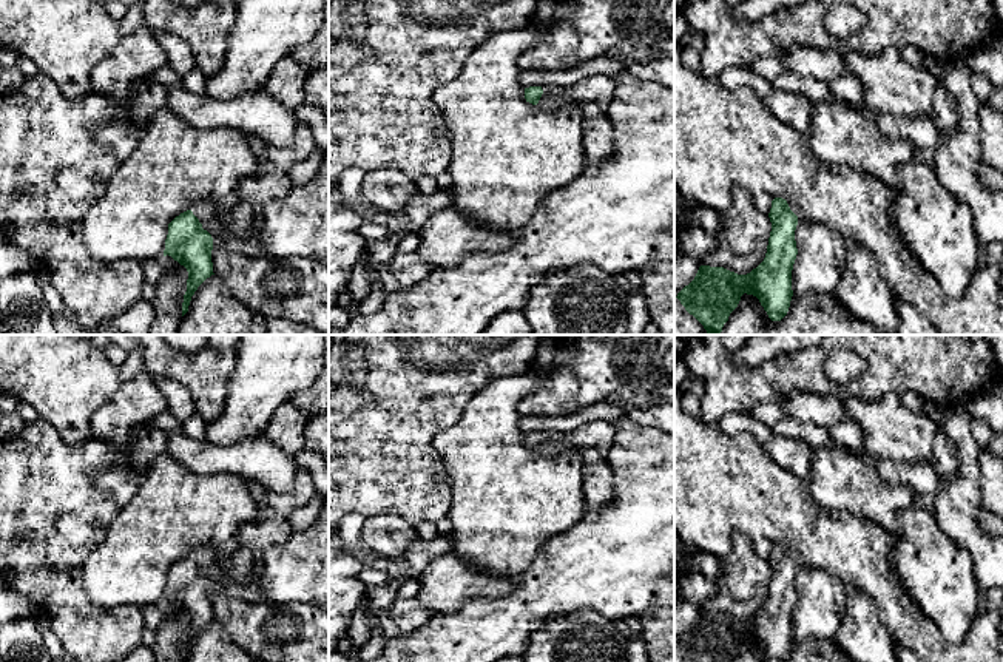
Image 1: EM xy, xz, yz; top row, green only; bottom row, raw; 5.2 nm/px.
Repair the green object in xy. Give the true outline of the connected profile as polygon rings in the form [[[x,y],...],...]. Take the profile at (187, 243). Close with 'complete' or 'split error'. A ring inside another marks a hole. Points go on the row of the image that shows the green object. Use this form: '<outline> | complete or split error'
[[[248,136],[248,139],[250,139],[253,153],[259,159],[256,173],[252,177],[244,179],[239,185],[239,202],[248,202],[255,210],[255,219],[248,236],[244,239],[235,236],[228,224],[221,219],[224,210],[208,202],[194,204],[190,210],[181,213],[168,224],[168,235],[165,239],[164,256],[167,255],[171,256],[188,272],[187,292],[184,295],[184,302],[182,302],[182,316],[188,312],[191,296],[194,295],[198,287],[207,278],[214,275],[213,262],[211,262],[211,250],[224,248],[235,253],[244,253],[248,256],[262,256],[264,247],[261,242],[261,235],[265,225],[264,208],[267,204],[282,199],[293,188],[289,179],[289,170],[282,170],[270,160],[267,153],[267,145],[270,142],[258,136]]] | split error

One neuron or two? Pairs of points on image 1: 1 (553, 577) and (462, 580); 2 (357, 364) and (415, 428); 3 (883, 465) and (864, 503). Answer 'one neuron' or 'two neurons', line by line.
1: two neurons
2: two neurons
3: two neurons

